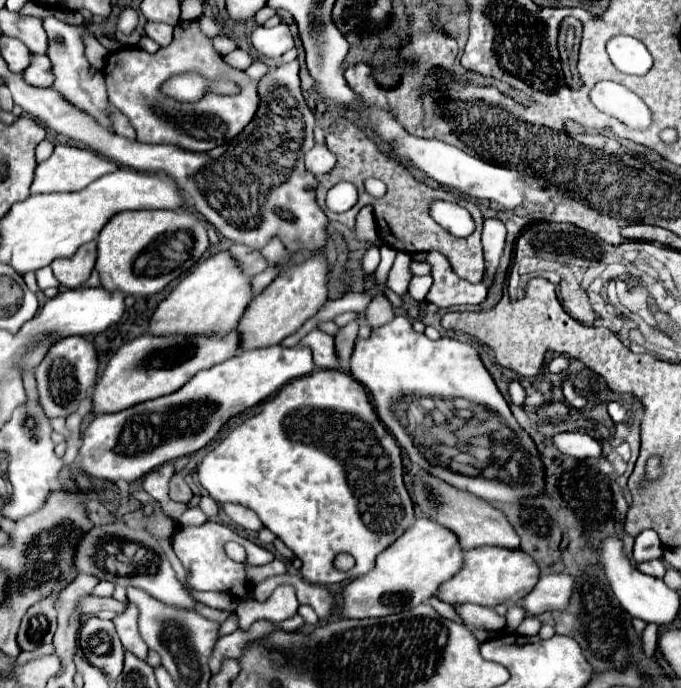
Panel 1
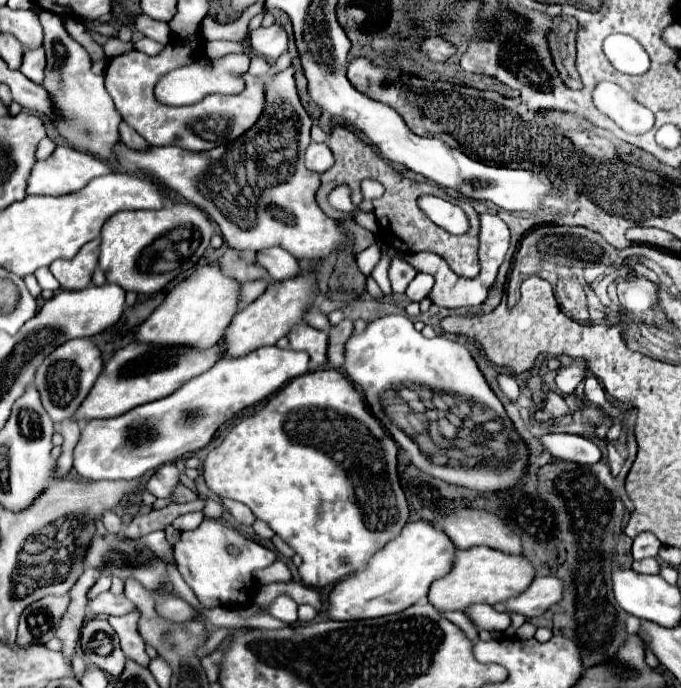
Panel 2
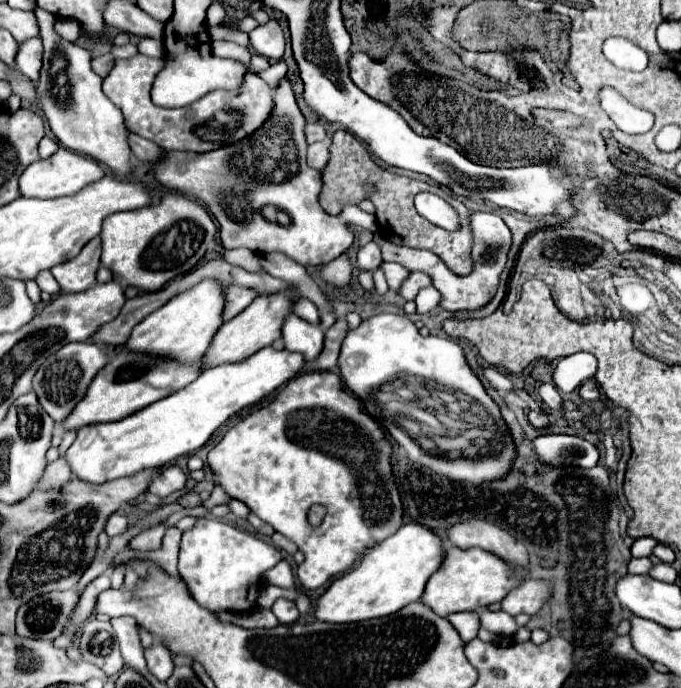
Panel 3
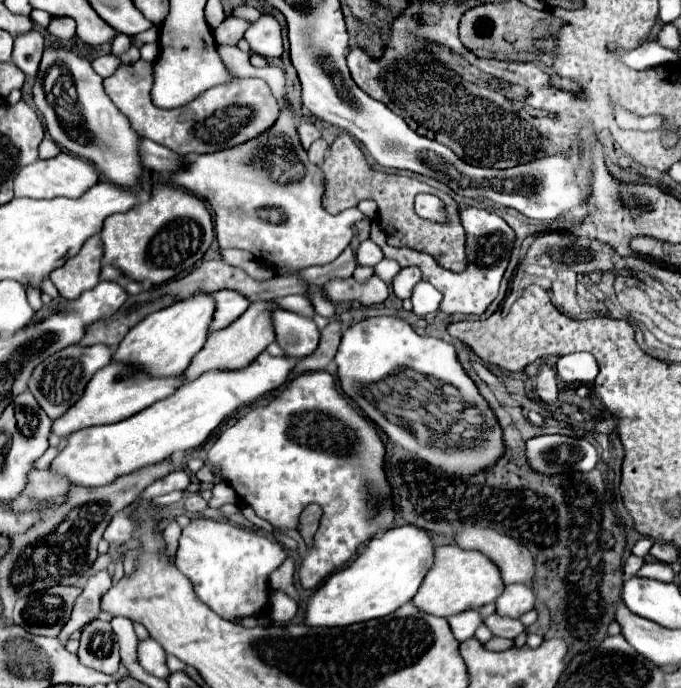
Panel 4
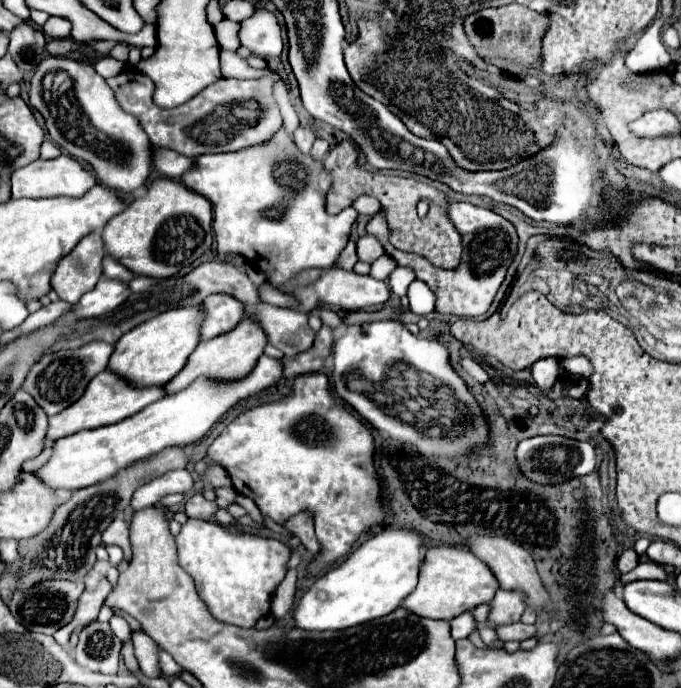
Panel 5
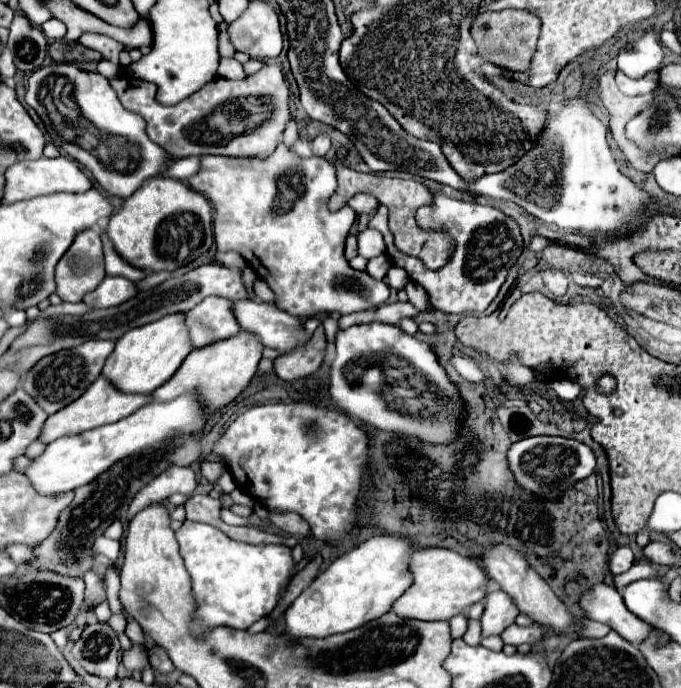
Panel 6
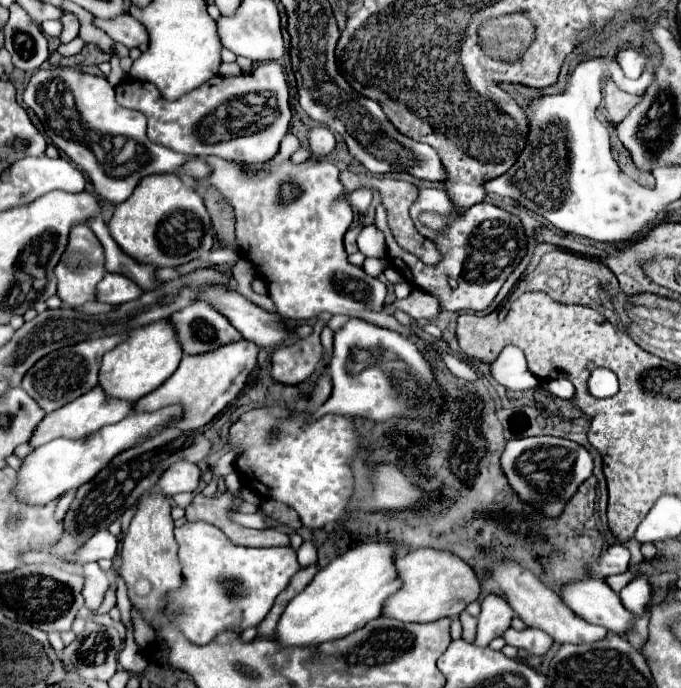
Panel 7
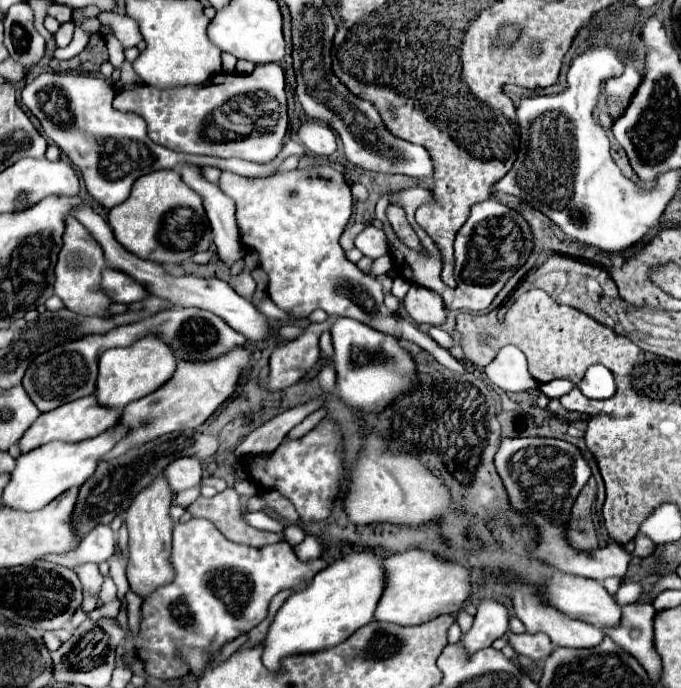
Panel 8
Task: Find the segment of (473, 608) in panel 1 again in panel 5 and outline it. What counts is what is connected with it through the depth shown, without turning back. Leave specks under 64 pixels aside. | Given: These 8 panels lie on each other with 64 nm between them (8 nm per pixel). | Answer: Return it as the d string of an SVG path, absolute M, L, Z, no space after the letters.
M516 622L516 624L506 624L506 626L496 628L496 634L502 642L510 642L510 640L522 642L536 636L536 626L526 626L522 622Z

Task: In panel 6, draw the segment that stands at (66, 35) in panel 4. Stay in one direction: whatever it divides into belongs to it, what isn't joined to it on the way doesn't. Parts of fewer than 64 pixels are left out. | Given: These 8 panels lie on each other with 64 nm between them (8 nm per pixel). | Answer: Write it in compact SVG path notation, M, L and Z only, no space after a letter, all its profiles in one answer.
M52 18L52 20L48 20L48 22L42 24L42 32L44 32L48 38L62 40L62 38L64 38L64 32L66 32L66 26L64 26L60 20Z

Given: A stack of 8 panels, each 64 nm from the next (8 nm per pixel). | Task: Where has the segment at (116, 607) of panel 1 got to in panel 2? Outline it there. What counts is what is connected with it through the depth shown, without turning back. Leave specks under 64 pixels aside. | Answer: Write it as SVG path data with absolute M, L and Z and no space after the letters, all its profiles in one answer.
M104 592L100 596L96 596L90 604L88 604L92 614L108 614L108 616L124 616L128 612L134 612L136 606L124 596L124 594L112 594L112 592Z

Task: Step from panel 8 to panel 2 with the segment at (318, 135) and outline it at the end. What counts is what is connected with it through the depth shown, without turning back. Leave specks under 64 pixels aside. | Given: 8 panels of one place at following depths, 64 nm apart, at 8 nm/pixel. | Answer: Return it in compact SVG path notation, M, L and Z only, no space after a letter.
M312 142L308 146L308 150L306 150L306 168L308 170L314 170L314 172L322 174L332 164L334 164L334 158L332 158L332 152L330 152L328 144L316 144L316 142Z

